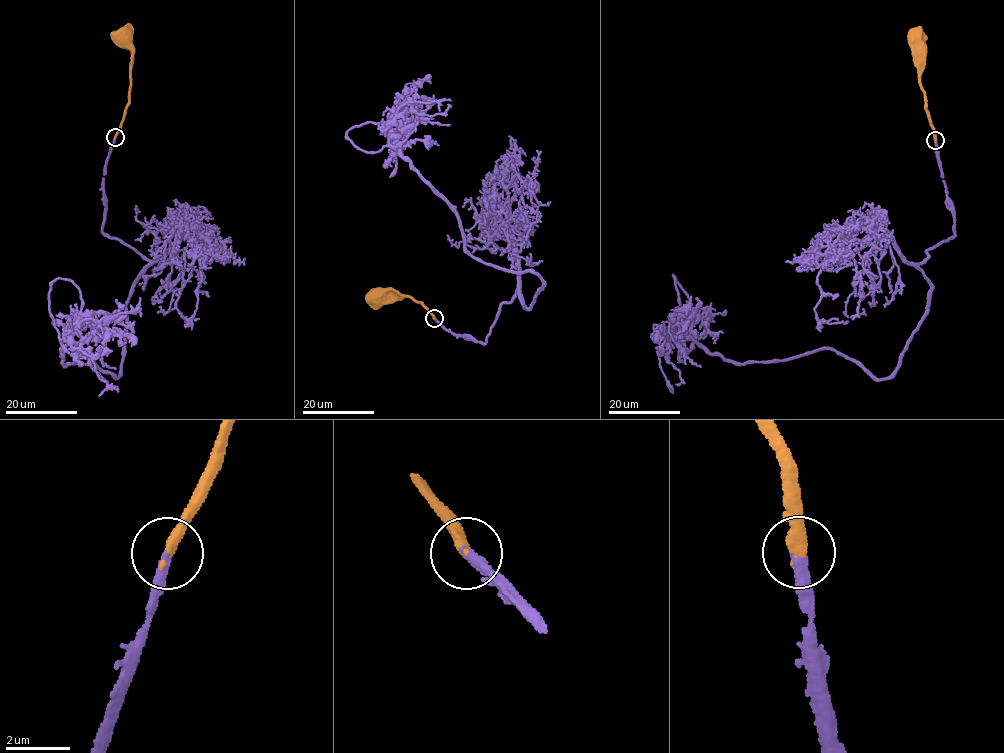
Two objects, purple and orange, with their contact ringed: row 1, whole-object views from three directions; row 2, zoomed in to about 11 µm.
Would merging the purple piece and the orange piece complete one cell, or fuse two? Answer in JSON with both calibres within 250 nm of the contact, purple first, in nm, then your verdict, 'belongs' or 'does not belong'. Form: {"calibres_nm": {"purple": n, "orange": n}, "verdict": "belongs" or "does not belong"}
{"calibres_nm": {"purple": 320, "orange": 400}, "verdict": "belongs"}

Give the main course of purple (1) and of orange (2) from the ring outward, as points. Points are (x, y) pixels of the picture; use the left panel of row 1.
1: (115, 137), (102, 232), (150, 262), (118, 376), (76, 348), (64, 366), (61, 349), (92, 319), (115, 368)
2: (115, 137), (128, 103), (131, 85), (131, 39), (123, 34)

